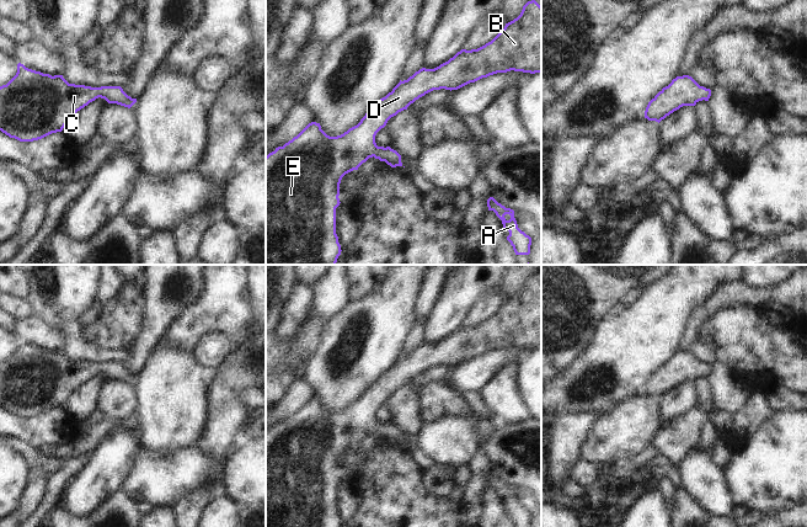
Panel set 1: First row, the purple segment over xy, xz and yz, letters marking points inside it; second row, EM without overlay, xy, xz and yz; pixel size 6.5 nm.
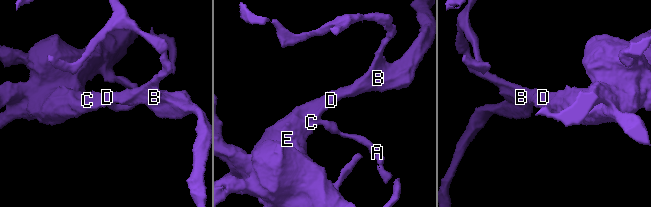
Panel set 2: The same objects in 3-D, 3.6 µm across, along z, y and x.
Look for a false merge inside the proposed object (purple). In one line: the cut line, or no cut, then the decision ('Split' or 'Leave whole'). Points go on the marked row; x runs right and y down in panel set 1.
No split. Leave whole.

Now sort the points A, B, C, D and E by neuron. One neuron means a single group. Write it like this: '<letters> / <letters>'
A B C D E

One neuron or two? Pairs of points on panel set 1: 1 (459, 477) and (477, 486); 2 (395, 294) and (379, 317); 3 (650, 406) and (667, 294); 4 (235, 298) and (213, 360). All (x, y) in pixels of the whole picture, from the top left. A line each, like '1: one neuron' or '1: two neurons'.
1: two neurons
2: one neuron
3: two neurons
4: two neurons

